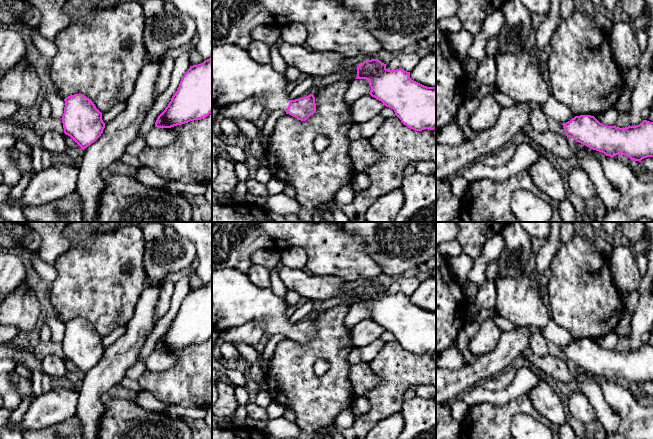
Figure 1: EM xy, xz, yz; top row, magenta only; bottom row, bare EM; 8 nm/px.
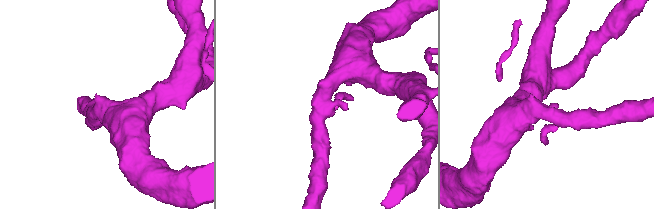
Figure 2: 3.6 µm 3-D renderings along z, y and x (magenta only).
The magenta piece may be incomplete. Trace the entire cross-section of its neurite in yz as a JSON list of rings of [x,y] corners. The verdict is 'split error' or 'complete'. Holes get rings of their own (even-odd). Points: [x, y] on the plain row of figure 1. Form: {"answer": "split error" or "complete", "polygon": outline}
{"answer": "complete", "polygon": [[[580,339],[562,349],[567,362],[573,362],[576,366],[602,376],[606,380],[614,381],[622,378],[634,385],[653,381],[653,346],[643,344],[639,349],[620,352],[615,349],[604,349],[591,339]]]}

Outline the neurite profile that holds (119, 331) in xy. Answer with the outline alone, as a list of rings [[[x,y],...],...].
[[[126,326],[117,327],[110,334],[102,338],[102,344],[106,348],[118,340],[126,332]]]

